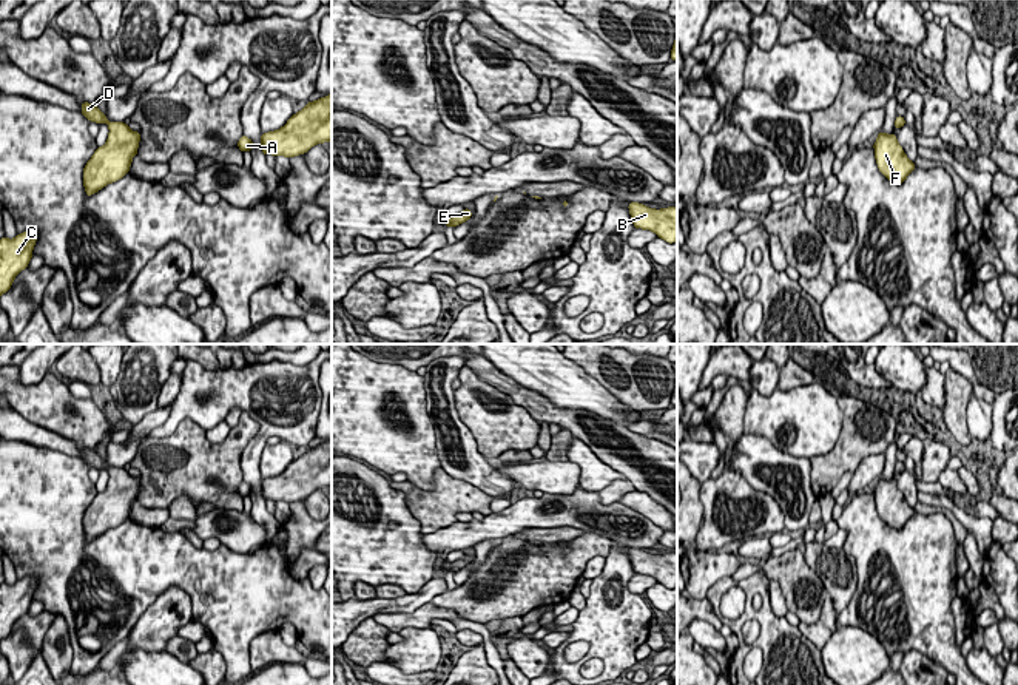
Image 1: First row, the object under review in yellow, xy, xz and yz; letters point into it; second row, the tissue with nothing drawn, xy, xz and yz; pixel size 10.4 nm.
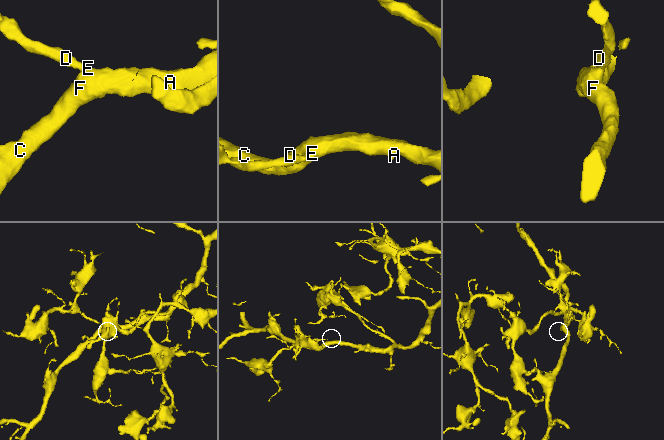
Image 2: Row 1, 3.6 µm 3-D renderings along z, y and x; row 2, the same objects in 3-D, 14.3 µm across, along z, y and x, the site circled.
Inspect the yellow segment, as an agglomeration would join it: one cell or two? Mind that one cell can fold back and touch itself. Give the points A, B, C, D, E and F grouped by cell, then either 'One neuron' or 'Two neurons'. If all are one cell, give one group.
Groups: A B C D E F. One neuron

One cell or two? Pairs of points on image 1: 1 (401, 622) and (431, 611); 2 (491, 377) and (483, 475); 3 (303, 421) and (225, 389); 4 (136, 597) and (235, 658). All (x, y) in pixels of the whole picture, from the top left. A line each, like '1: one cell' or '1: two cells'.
1: one cell
2: two cells
3: one cell
4: one cell

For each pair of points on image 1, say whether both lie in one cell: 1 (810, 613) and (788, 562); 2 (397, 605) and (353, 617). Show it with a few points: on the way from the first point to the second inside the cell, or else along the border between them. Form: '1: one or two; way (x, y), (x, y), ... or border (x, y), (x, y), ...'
1: one; way (802, 602), (795, 576)
2: one; way (386, 605), (364, 608)

